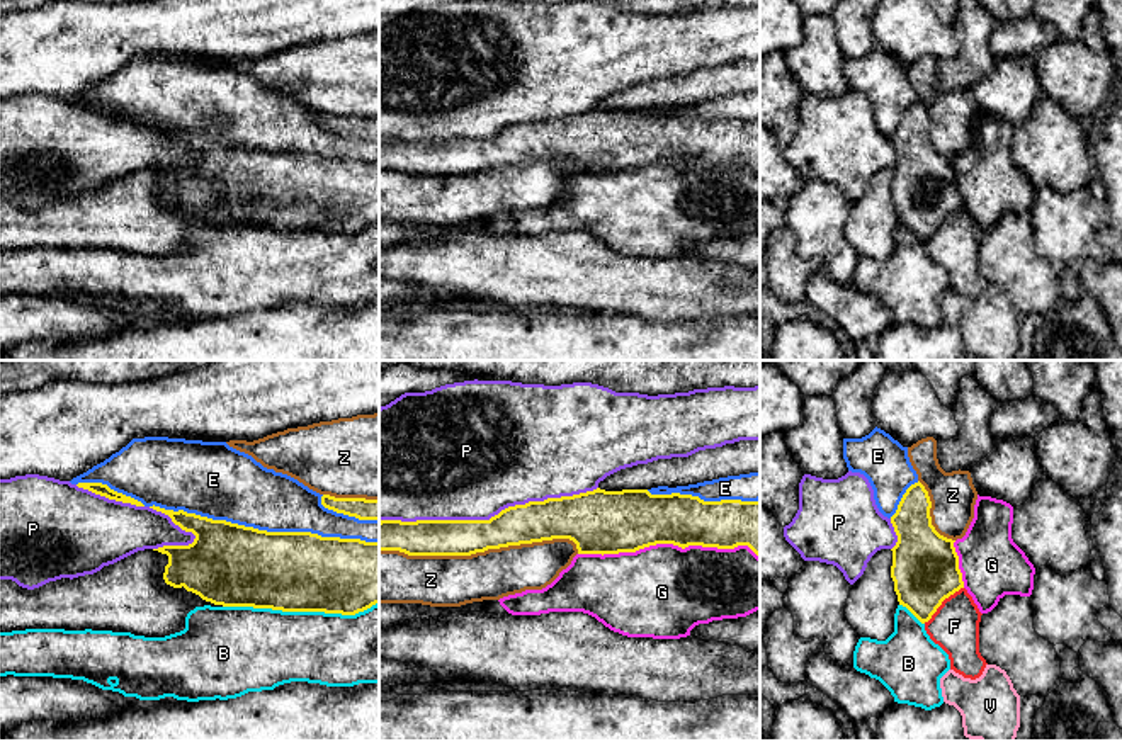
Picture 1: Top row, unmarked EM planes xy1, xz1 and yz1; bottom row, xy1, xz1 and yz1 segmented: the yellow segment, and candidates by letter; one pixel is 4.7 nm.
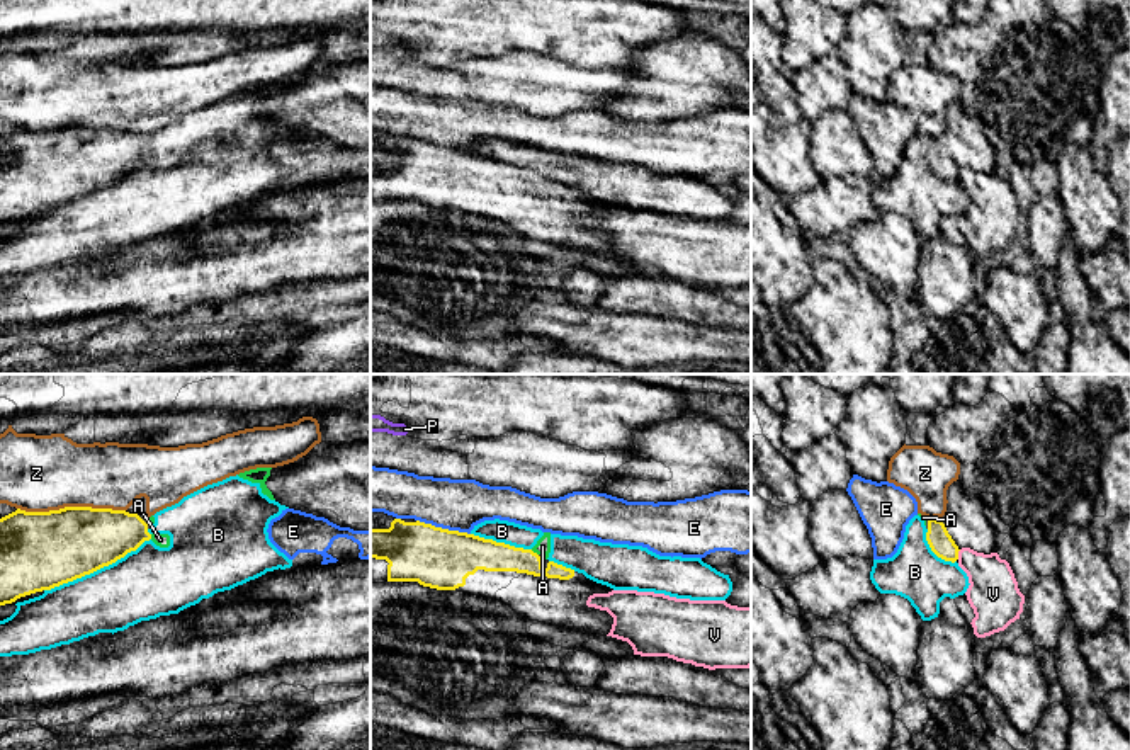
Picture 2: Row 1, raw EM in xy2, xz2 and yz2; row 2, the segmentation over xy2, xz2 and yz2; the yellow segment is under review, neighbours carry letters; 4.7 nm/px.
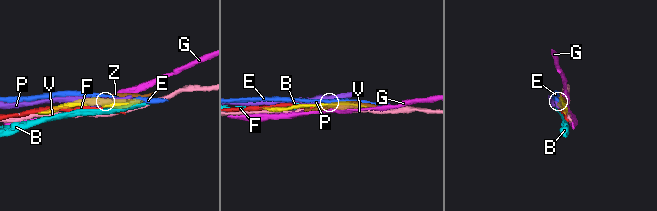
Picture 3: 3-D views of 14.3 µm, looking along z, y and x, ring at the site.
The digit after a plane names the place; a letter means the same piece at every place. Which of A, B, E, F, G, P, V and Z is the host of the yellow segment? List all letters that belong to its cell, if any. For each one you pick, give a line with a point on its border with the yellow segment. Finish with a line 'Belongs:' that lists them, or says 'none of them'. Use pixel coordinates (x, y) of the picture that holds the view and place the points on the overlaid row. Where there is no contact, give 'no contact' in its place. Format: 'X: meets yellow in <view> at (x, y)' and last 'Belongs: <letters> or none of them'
Belongs: none of them

